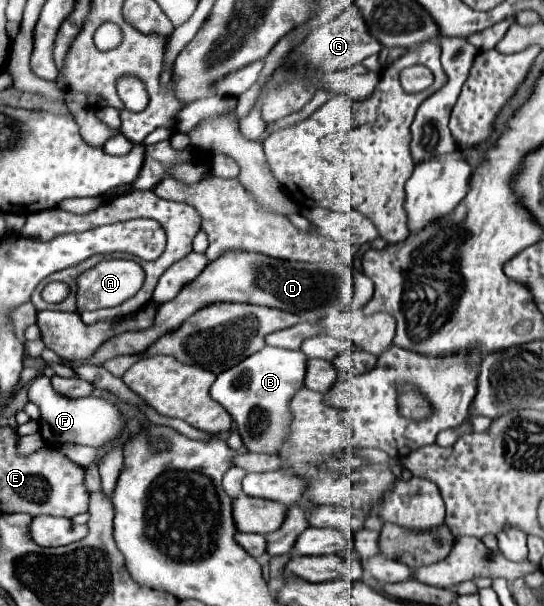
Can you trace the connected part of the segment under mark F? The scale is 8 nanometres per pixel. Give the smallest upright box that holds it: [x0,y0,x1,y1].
[28,376,126,448]

